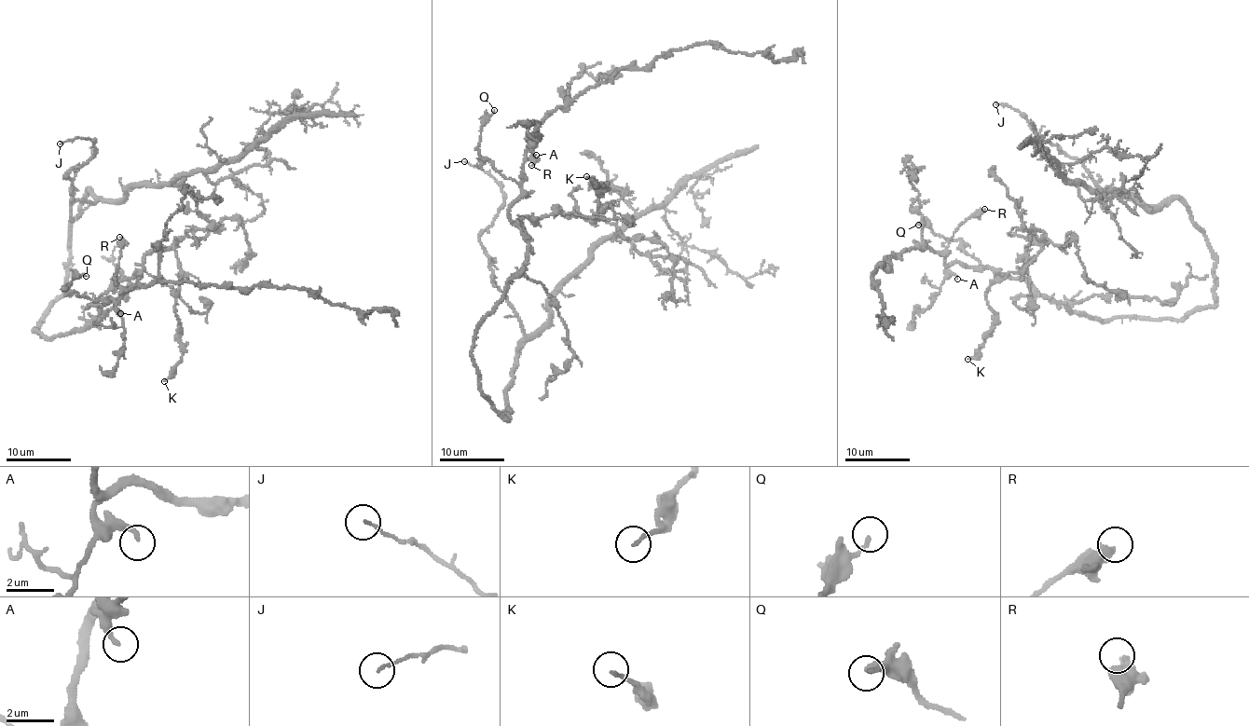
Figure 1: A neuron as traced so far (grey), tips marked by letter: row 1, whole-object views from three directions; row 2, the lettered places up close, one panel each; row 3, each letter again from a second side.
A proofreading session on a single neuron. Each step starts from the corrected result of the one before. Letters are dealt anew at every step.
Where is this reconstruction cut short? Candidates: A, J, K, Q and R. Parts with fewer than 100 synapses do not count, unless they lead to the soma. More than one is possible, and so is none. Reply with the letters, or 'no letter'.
no letter

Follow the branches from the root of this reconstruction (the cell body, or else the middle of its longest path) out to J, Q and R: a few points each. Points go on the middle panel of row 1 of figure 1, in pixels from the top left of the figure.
J: (476, 365), (481, 395), (506, 418), (525, 330), (480, 238), (502, 187), (464, 161)
Q: (476, 365), (476, 325), (528, 250), (509, 212), (520, 187), (478, 148), (494, 110)
R: (476, 365), (476, 325), (521, 269), (528, 250), (509, 210), (522, 192), (531, 137), (526, 139), (531, 165)

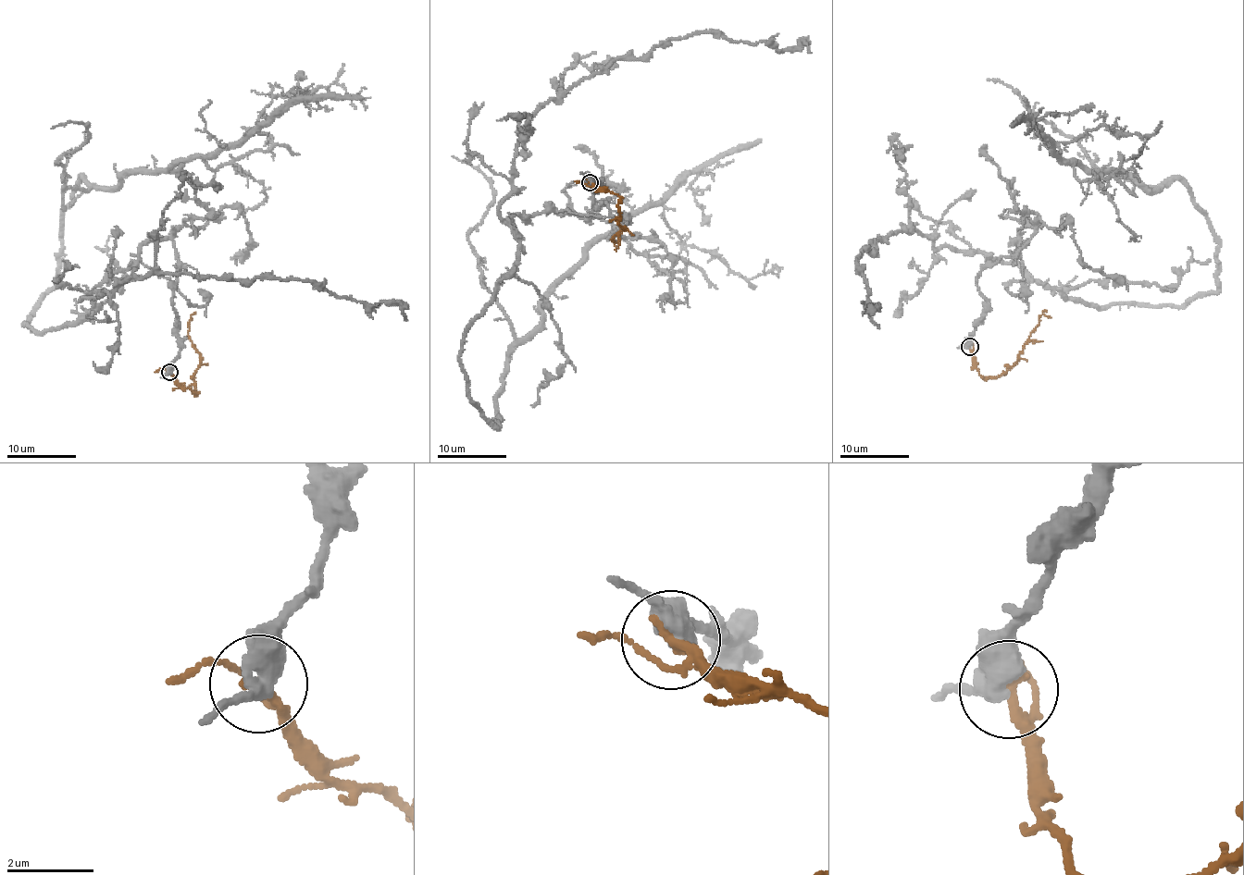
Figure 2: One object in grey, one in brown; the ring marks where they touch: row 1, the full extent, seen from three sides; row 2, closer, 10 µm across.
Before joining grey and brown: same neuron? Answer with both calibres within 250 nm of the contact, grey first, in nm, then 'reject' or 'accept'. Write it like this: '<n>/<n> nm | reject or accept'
440/200 nm | reject

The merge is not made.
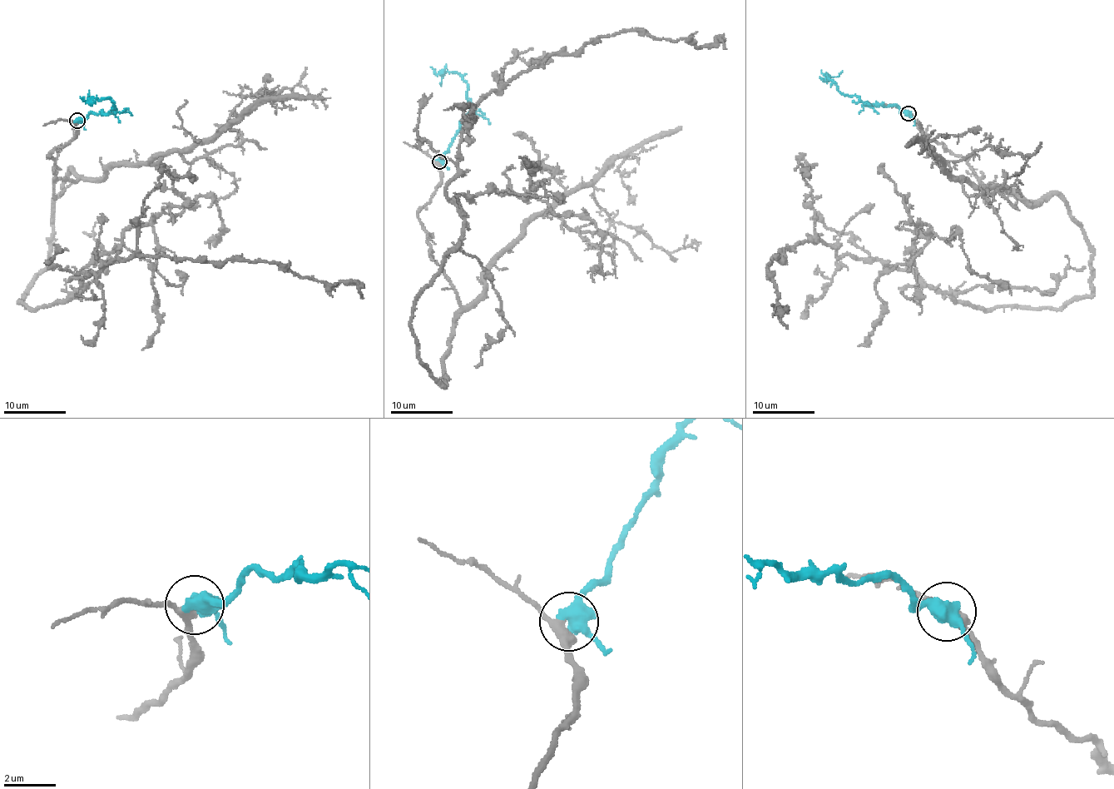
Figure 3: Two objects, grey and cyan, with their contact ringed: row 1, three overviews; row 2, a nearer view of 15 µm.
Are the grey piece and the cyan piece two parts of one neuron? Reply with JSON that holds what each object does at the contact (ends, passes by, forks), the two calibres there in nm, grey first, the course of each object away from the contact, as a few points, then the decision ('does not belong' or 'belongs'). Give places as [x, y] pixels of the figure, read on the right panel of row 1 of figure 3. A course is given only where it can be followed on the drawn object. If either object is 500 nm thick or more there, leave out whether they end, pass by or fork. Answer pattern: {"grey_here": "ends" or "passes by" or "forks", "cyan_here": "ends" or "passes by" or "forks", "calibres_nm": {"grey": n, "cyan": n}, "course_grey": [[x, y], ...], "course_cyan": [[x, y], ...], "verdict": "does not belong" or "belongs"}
{"calibres_nm": {"grey": 320, "cyan": 500}, "course_grey": [[908, 114], [983, 183], [1065, 202], [1093, 254], [1090, 295], [983, 310], [813, 240], [770, 260], [788, 329]], "course_cyan": [[908, 112], [902, 112], [895, 106], [871, 106], [855, 96], [844, 96], [821, 70]], "verdict": "belongs"}

